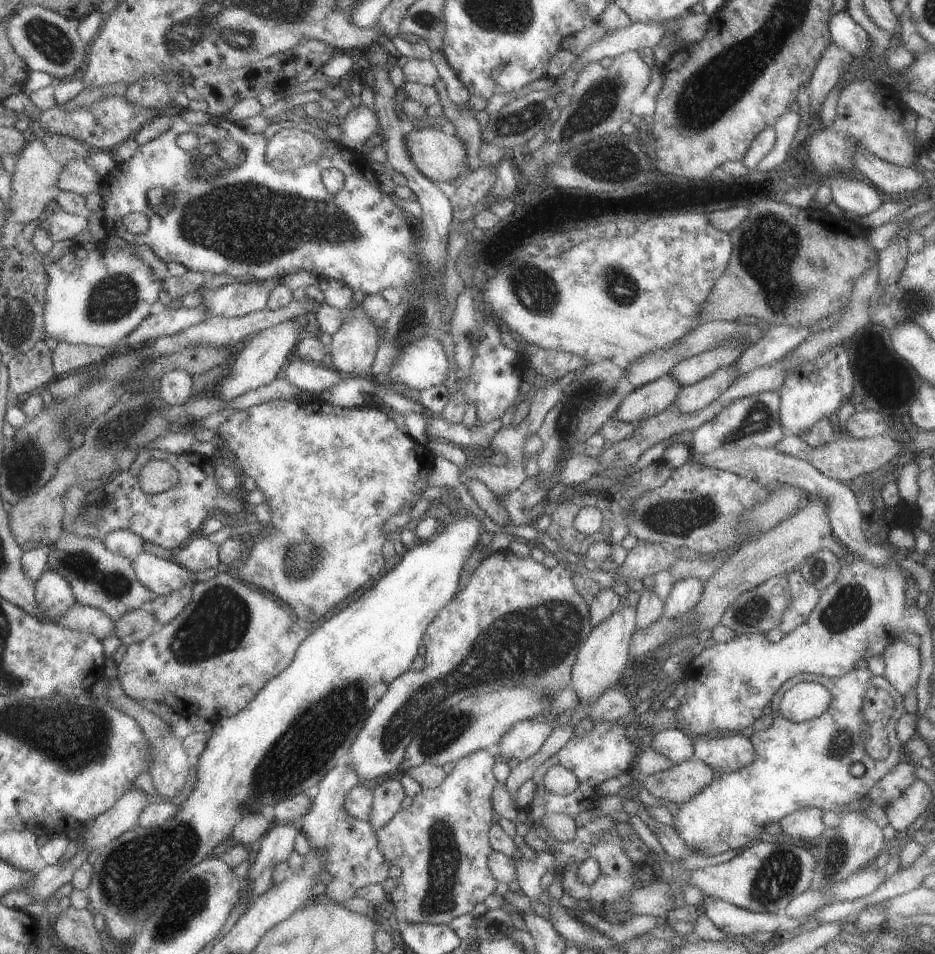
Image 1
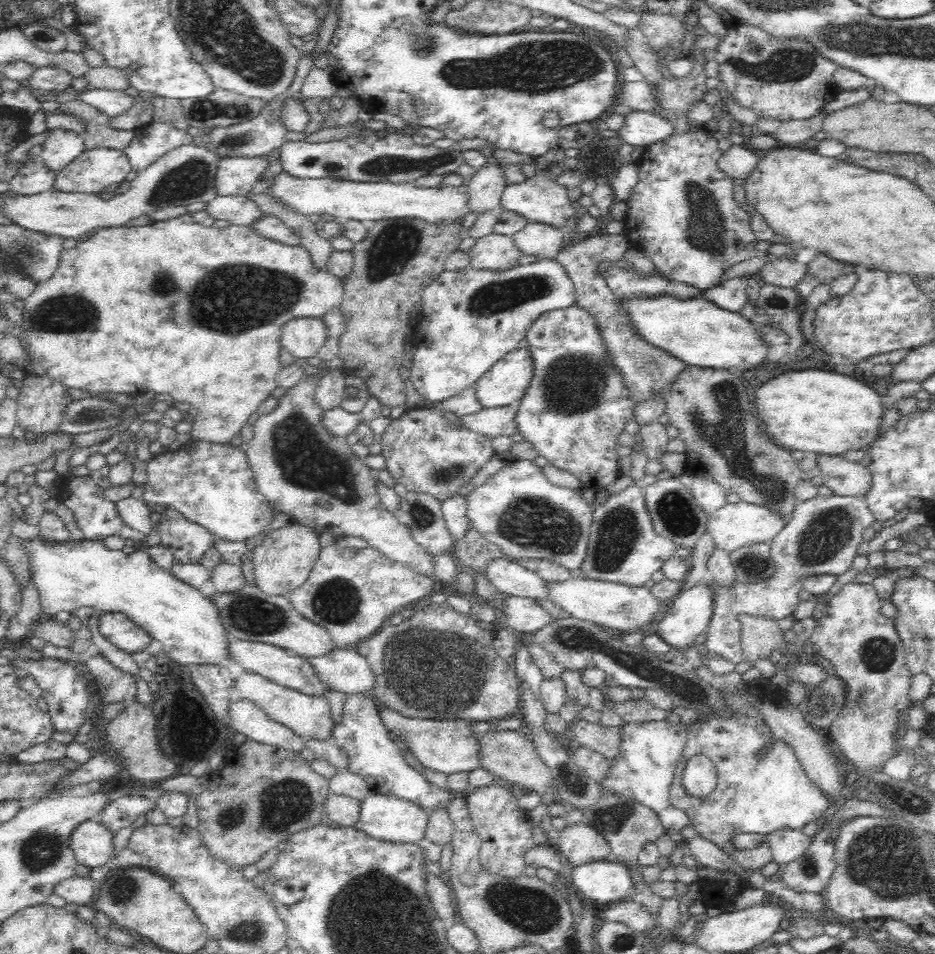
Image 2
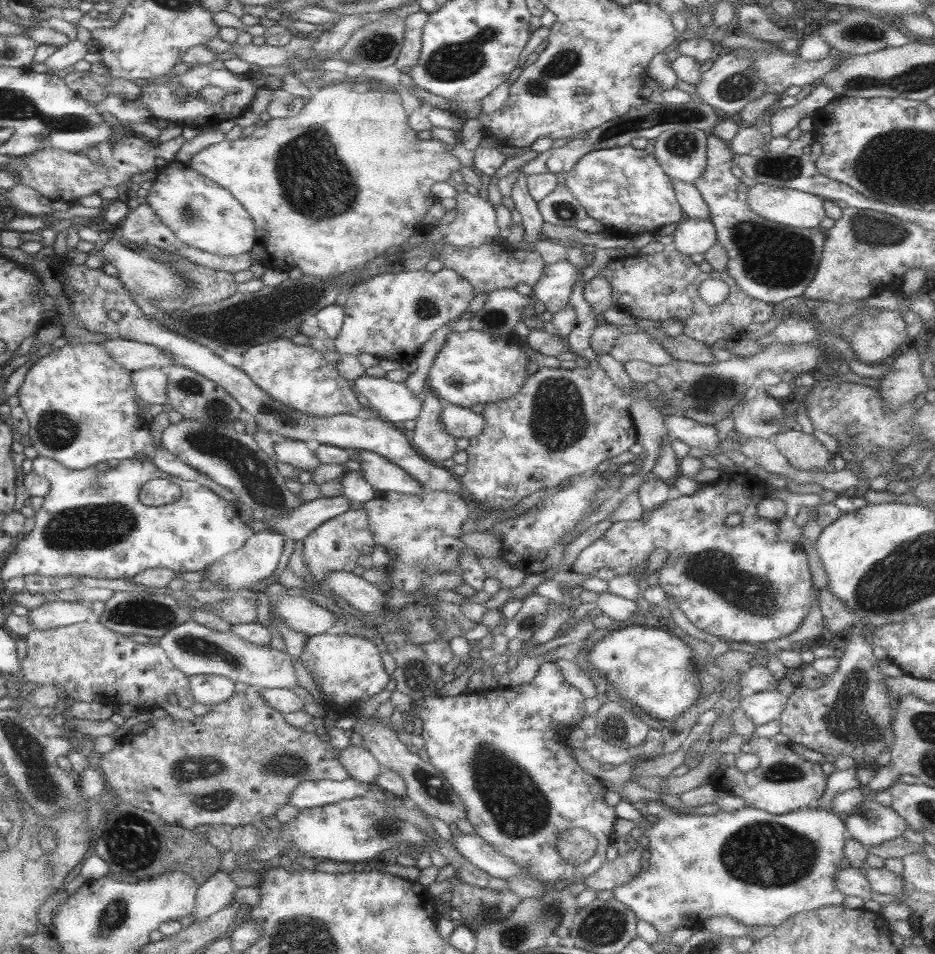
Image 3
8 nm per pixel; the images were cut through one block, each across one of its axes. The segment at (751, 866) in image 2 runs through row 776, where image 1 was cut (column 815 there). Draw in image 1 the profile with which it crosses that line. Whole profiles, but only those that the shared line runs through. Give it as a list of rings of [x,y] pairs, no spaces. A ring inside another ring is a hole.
[[[849,670],[839,678],[825,678],[817,674],[797,674],[787,680],[771,696],[771,716],[773,724],[763,732],[753,732],[749,742],[755,748],[755,760],[747,768],[741,768],[731,774],[721,774],[719,780],[713,780],[697,796],[689,798],[685,804],[679,804],[673,814],[673,824],[669,826],[679,838],[693,850],[707,856],[721,854],[725,850],[743,850],[745,846],[763,838],[763,830],[769,824],[777,824],[781,818],[799,812],[803,808],[819,808],[821,812],[833,810],[841,814],[847,804],[865,796],[895,764],[901,762],[901,740],[897,738],[897,720],[905,714],[903,696],[893,690],[885,676],[873,676],[869,670]],[[815,682],[831,692],[829,708],[807,722],[791,722],[783,718],[777,710],[783,694],[795,684]],[[869,688],[881,688],[891,692],[895,700],[895,712],[891,714],[885,730],[889,740],[889,754],[885,760],[875,762],[863,748],[861,738],[861,708],[863,696]],[[861,762],[865,766],[861,776],[851,776],[849,768]]]

